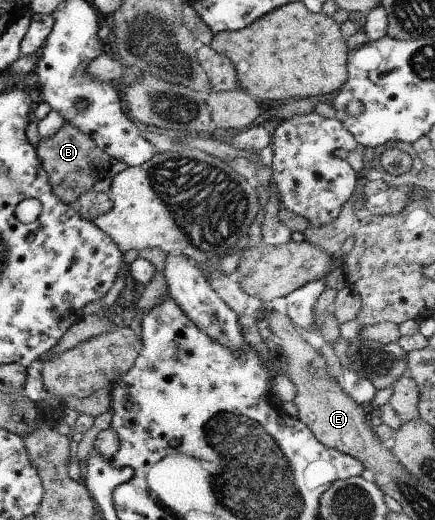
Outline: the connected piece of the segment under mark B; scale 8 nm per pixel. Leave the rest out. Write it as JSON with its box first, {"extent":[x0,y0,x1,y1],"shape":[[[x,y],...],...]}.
{"extent":[34,122,128,205],"shape":[[[64,122],[49,138],[40,138],[34,149],[41,162],[41,168],[47,174],[51,192],[66,205],[74,205],[78,196],[90,190],[98,180],[112,179],[117,173],[128,168],[127,164],[107,156],[89,136],[71,126],[69,122]]]}

